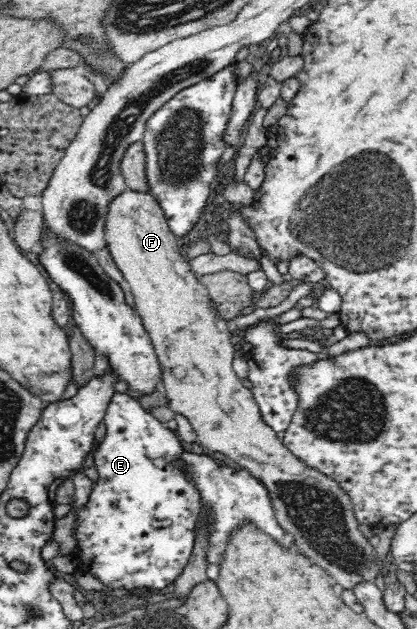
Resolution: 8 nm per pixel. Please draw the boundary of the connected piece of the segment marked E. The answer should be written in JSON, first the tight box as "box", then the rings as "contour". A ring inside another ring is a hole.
{"box":[75,392,201,594],"contour":[[[117,392],[112,397],[105,416],[103,417],[102,424],[106,426],[106,439],[104,439],[102,443],[99,443],[98,447],[92,451],[94,465],[98,471],[98,481],[93,485],[92,495],[90,495],[88,504],[79,509],[76,522],[77,526],[75,527],[78,553],[82,559],[81,563],[88,565],[90,573],[92,573],[94,577],[98,577],[102,583],[106,583],[108,587],[112,587],[112,589],[126,587],[126,589],[130,589],[133,594],[135,587],[142,587],[146,590],[171,588],[173,581],[182,573],[182,569],[184,569],[184,566],[188,563],[188,559],[191,558],[192,550],[196,542],[194,529],[201,507],[198,491],[192,486],[192,482],[188,480],[184,468],[182,468],[180,462],[178,462],[178,455],[184,450],[183,442],[175,431],[165,427],[158,418],[146,412],[136,399],[130,397],[130,395],[127,395],[125,392]]]}

